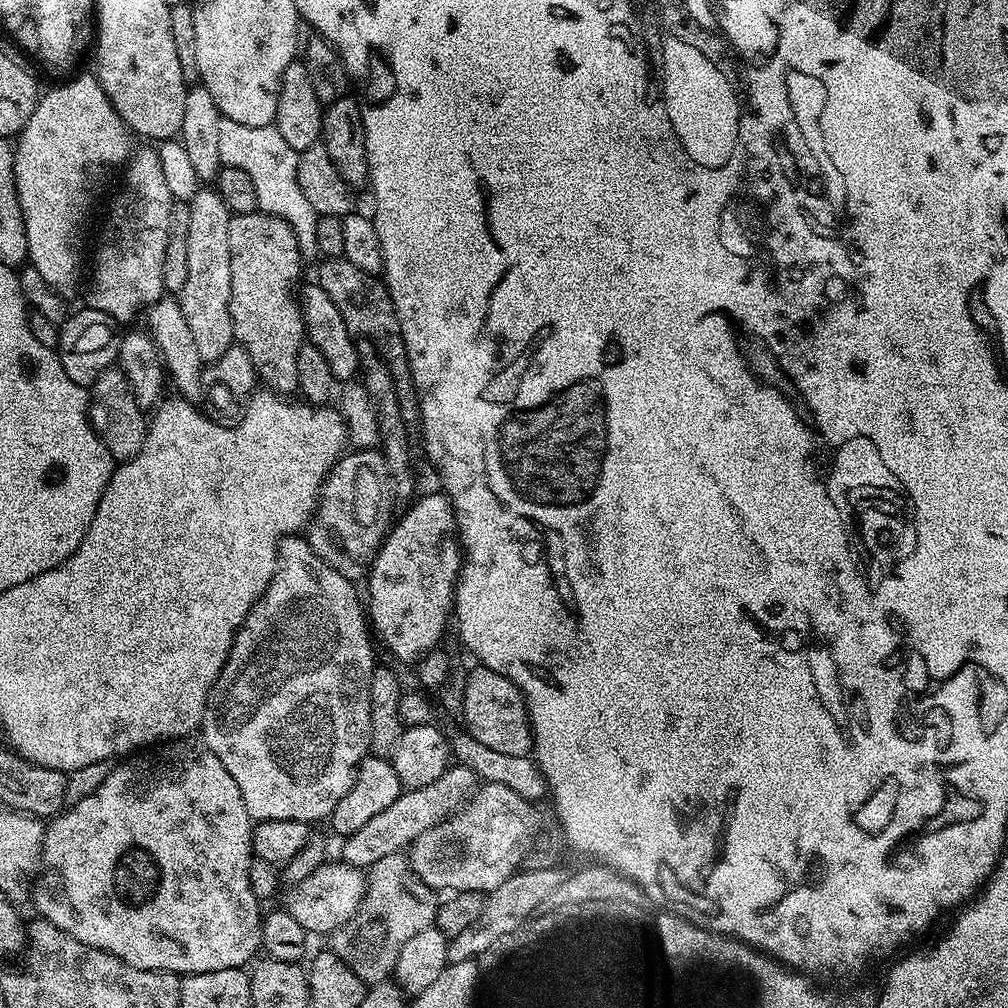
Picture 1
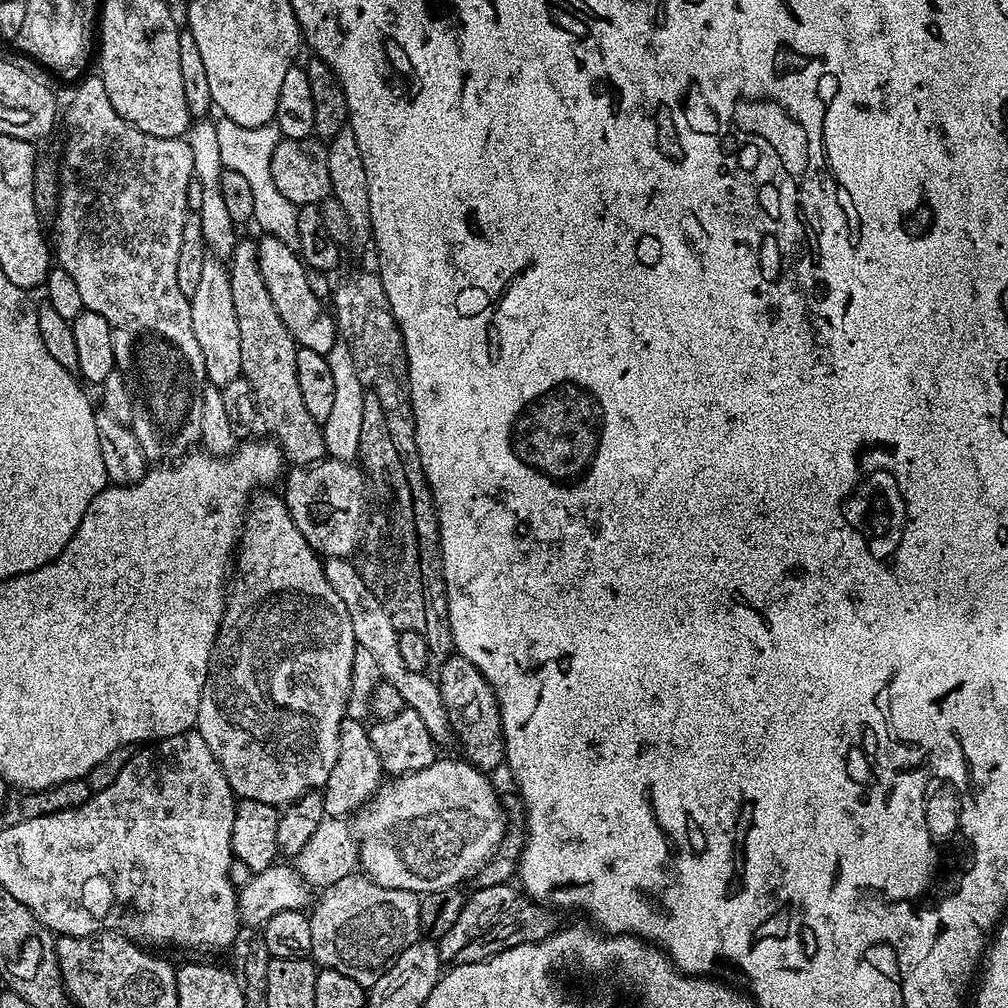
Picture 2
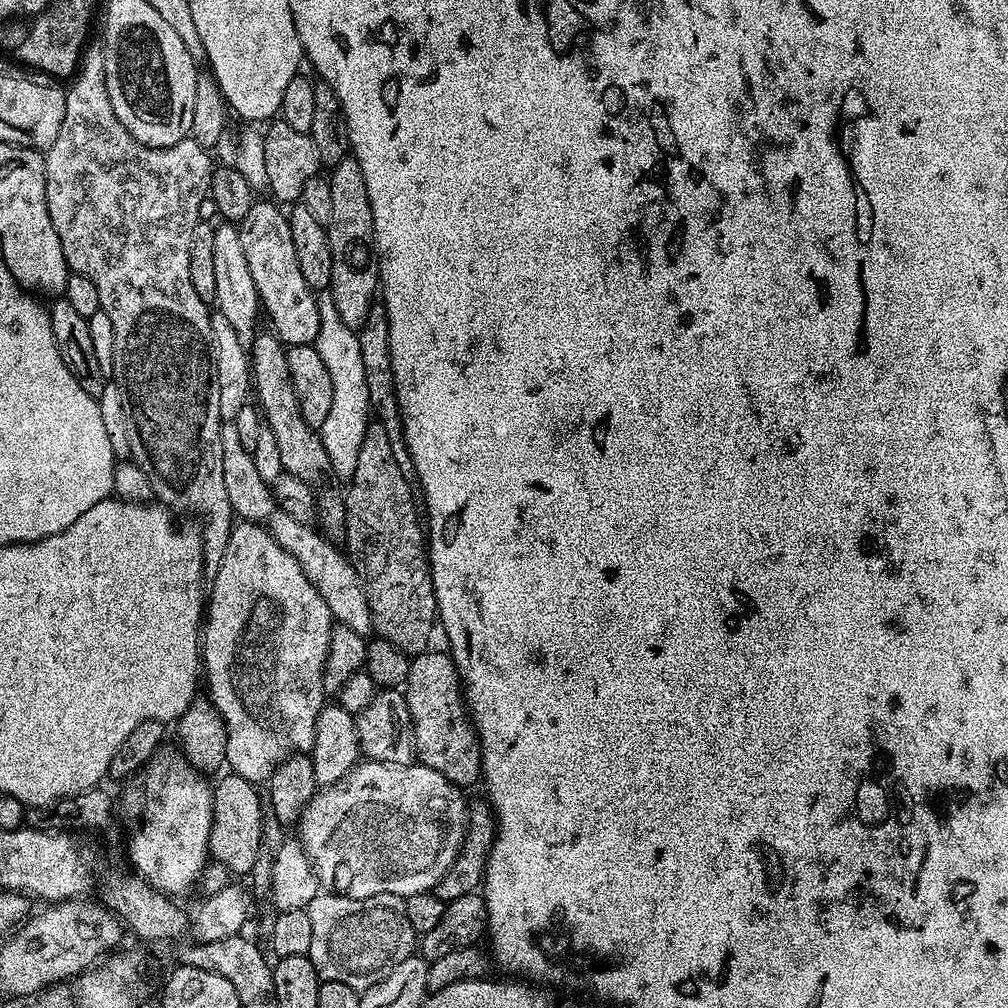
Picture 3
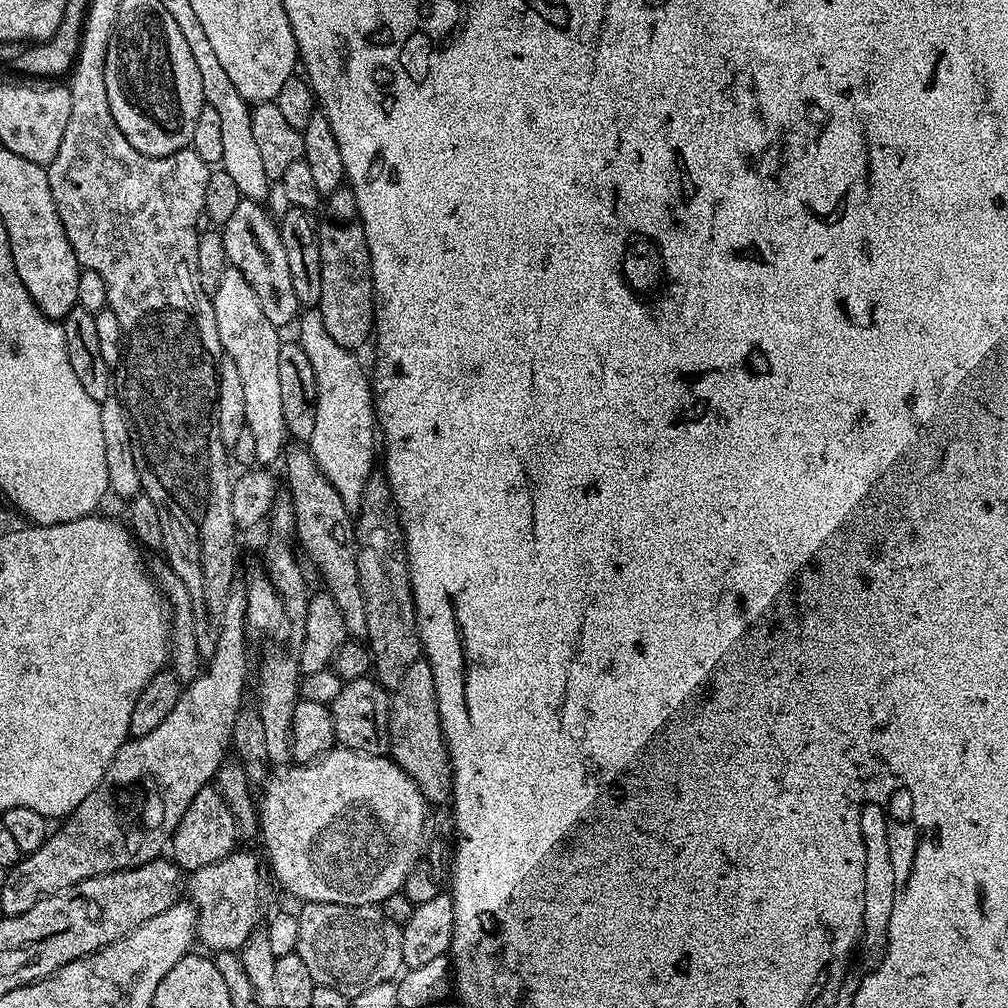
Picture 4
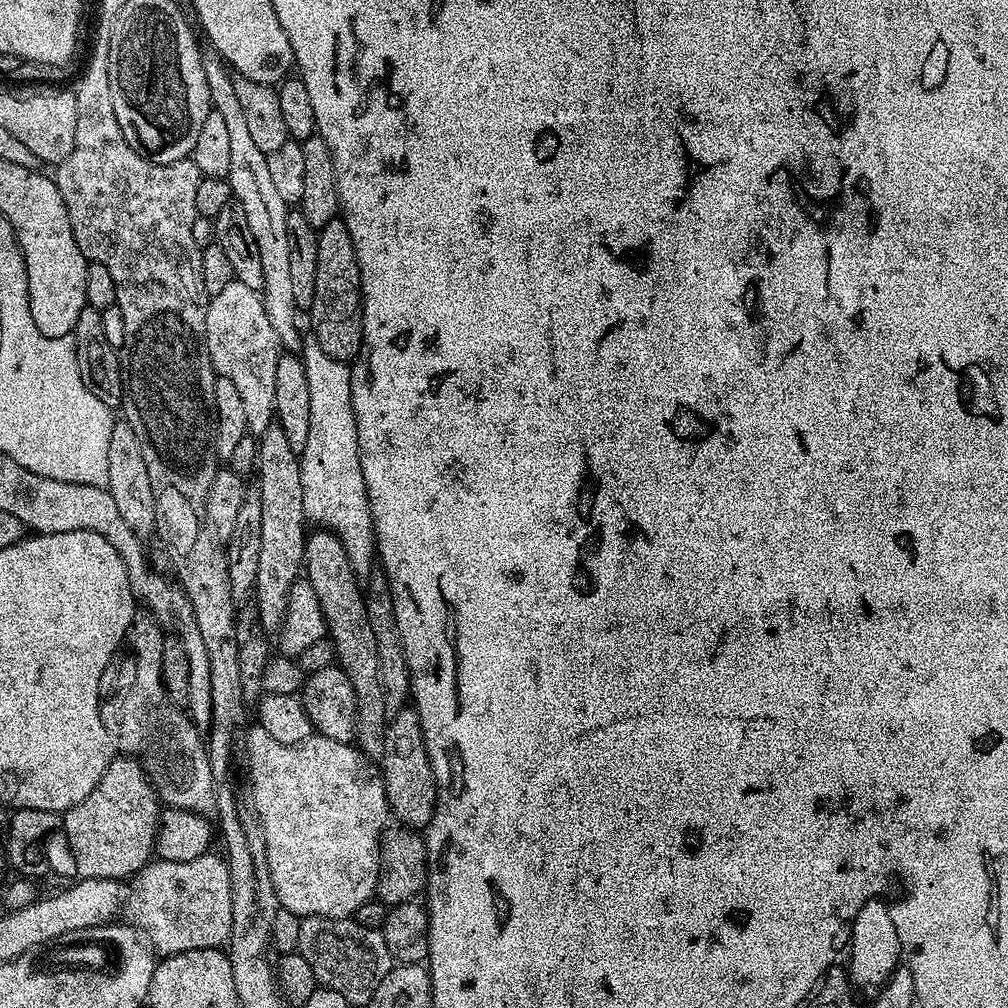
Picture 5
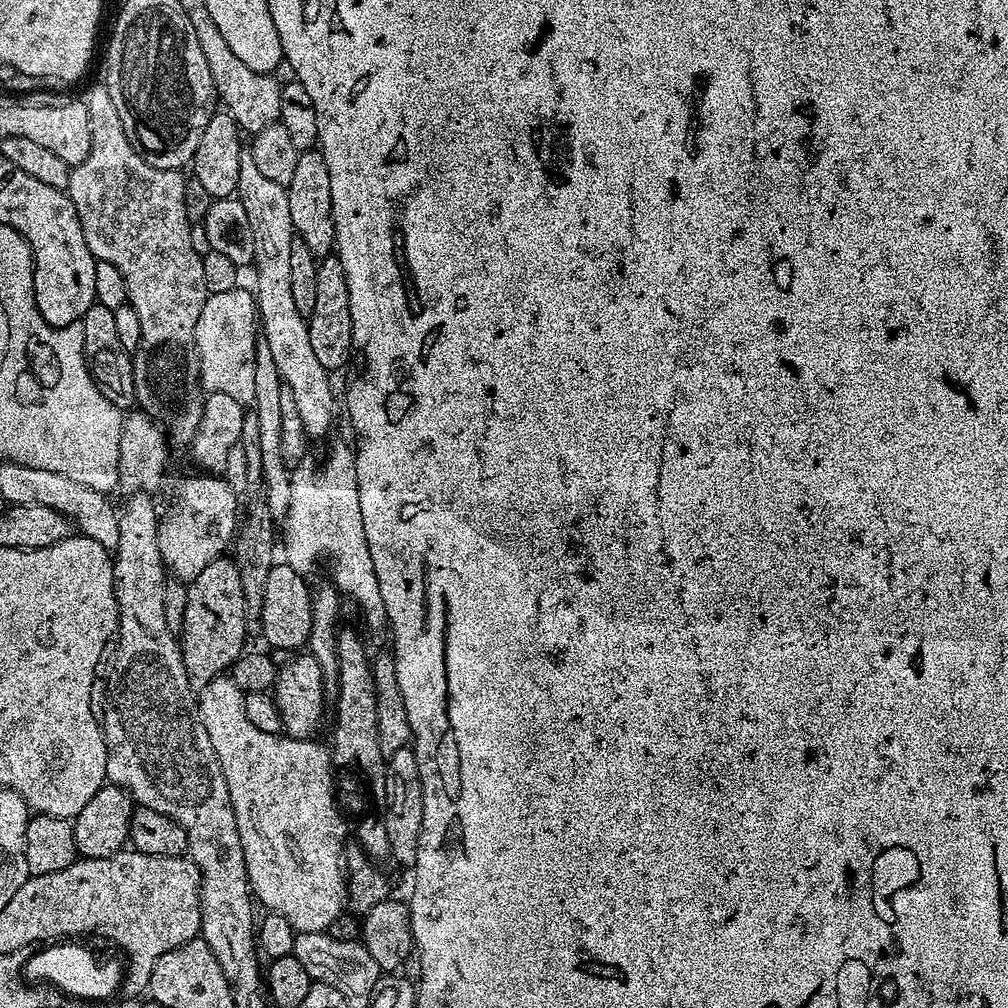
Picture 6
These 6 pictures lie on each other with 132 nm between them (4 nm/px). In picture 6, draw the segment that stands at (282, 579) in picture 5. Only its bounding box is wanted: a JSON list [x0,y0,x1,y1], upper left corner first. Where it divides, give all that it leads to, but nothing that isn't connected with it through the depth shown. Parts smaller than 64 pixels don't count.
[251,338,290,521]

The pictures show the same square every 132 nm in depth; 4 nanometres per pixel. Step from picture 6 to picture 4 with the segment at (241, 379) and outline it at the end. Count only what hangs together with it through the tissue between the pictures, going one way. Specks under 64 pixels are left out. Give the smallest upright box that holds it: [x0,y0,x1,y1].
[212,267,290,465]

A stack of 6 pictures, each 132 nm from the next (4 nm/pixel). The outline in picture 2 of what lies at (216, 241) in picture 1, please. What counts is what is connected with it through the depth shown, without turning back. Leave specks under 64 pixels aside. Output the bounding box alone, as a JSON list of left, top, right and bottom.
[190,258,242,389]

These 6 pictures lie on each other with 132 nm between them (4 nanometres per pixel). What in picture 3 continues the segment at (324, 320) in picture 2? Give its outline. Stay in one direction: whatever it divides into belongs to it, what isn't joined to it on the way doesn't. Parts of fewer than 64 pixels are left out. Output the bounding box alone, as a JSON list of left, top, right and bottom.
[238,202,318,346]

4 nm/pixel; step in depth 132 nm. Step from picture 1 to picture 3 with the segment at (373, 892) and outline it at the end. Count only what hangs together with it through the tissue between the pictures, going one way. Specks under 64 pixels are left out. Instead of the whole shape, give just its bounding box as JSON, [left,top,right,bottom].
[306,894,418,990]

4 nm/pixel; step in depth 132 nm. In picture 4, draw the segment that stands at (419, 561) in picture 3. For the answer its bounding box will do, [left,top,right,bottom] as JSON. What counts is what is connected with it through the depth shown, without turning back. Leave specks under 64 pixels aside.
[356,476,421,690]

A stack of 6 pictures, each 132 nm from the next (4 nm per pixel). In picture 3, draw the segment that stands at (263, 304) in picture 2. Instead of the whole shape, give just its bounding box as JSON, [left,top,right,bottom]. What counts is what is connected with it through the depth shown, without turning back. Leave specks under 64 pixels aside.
[250,331,331,486]

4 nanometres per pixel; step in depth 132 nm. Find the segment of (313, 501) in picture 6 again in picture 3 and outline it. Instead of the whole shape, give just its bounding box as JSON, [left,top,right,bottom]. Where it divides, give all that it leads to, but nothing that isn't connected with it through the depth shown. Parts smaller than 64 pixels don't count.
[314,290,370,482]

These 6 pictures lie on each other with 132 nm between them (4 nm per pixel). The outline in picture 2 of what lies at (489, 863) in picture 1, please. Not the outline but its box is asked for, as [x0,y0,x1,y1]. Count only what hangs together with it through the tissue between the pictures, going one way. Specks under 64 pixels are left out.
[358,758,506,894]

